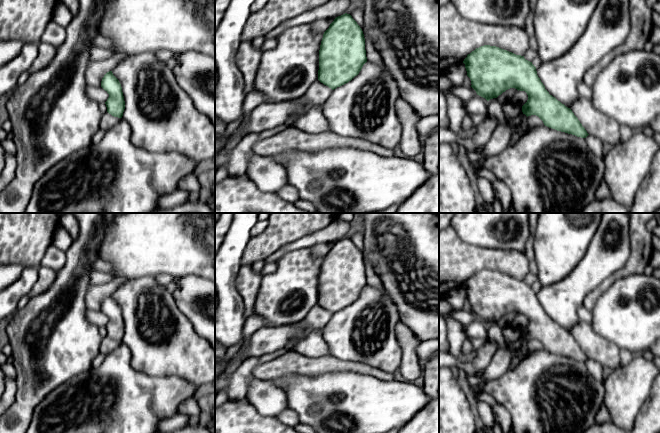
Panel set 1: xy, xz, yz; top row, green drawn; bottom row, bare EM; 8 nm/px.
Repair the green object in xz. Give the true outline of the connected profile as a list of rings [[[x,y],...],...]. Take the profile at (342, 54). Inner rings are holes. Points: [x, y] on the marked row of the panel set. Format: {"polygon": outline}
{"polygon": [[[350,14],[336,17],[323,34],[318,80],[334,90],[357,76],[366,62],[362,29]]]}

